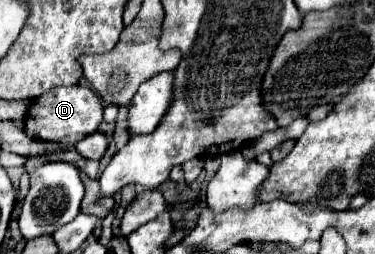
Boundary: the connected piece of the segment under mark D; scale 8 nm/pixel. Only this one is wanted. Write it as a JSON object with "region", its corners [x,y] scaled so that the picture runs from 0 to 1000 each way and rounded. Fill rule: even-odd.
{"region":[[[187,335],[187,343],[144,343],[139,358],[96,382],[80,406],[80,429],[64,461],[64,524],[75,539],[160,555],[160,563],[208,563],[229,531],[261,516],[272,484],[272,398],[267,382],[229,335]]]}

